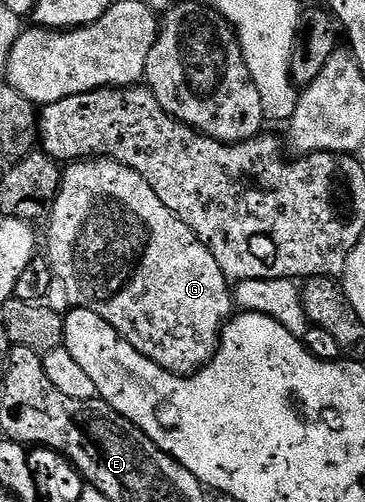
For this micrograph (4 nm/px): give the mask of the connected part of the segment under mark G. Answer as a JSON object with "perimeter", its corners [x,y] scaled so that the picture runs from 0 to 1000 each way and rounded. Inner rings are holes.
{"perimeter":[[[233,317],[189,327],[173,339],[164,378],[129,448],[126,510],[145,546],[175,548],[175,540],[186,540],[203,484],[225,480],[252,504],[268,504],[268,492],[279,492],[268,480],[307,480],[296,492],[345,492],[345,504],[318,504],[318,496],[307,496],[307,516],[296,504],[290,532],[307,540],[307,588],[296,576],[285,580],[285,596],[268,604],[268,627],[279,627],[279,635],[321,655],[381,703],[400,707],[400,715],[433,723],[463,743],[496,747],[523,747],[581,717],[603,683],[603,665],[641,624],[630,562],[608,532],[597,532],[597,514],[537,474],[523,452],[499,444],[499,436],[488,436],[488,428],[422,388],[422,373],[411,373],[389,349],[334,325],[293,317]]]}

